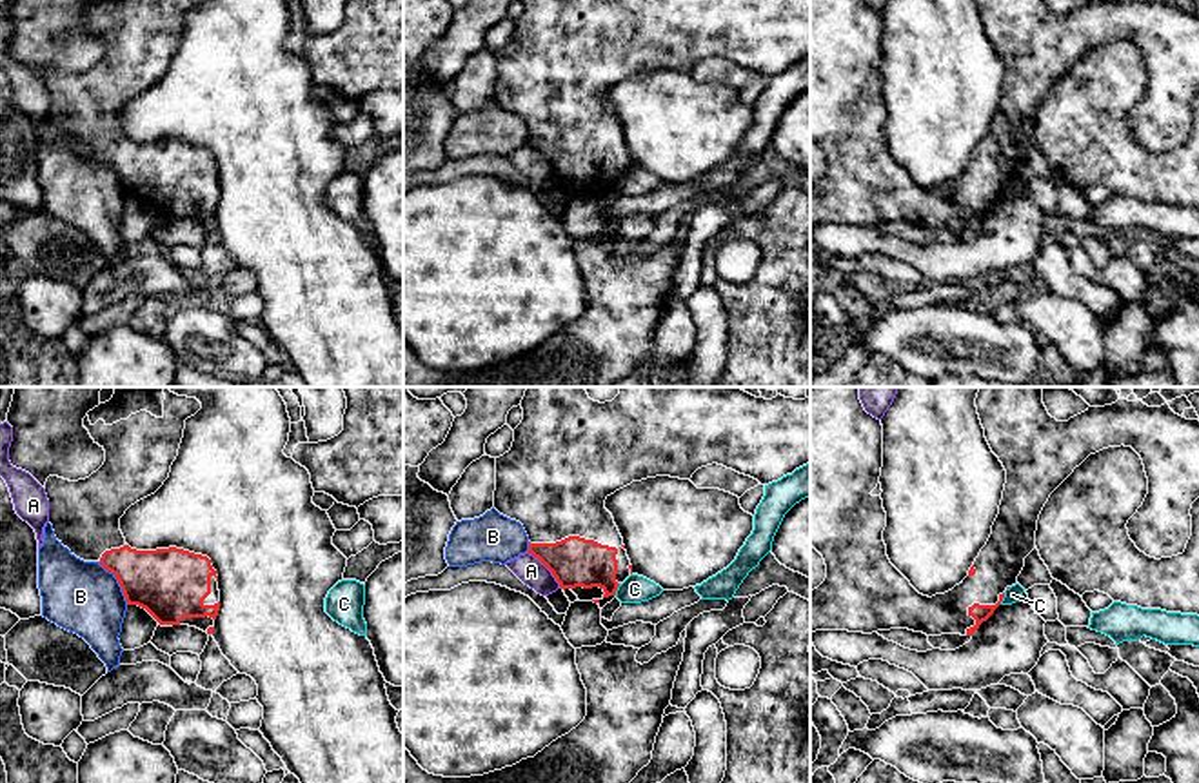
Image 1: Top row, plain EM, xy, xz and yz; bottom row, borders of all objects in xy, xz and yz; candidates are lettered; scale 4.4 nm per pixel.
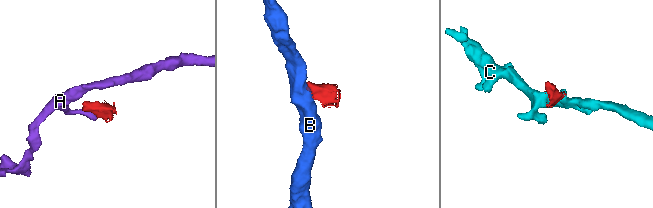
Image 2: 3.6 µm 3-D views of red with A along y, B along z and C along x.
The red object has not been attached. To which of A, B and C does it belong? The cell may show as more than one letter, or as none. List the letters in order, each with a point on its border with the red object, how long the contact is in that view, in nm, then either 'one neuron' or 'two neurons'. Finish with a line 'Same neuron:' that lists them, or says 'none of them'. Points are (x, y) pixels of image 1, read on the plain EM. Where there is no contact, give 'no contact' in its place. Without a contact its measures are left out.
A: xz (547, 160) | 220 nm | two neurons
B: xy (118, 175) | 240 nm | two neurons
C: xz (616, 182) | 60 nm | two neurons
Same neuron: none of them

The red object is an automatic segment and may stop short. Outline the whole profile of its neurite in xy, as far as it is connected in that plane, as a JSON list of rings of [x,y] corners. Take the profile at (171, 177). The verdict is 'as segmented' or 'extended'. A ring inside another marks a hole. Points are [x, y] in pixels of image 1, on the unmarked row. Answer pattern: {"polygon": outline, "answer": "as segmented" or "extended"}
{"polygon": [[[94,0],[84,11],[94,36],[105,44],[104,58],[85,73],[49,69],[49,116],[56,133],[84,154],[98,154],[118,173],[127,198],[145,202],[160,218],[189,218],[207,227],[220,203],[218,169],[211,153],[169,140],[136,144],[125,136],[120,111],[136,94],[154,87],[169,71],[178,49],[185,13],[202,0]]], "answer": "extended"}

